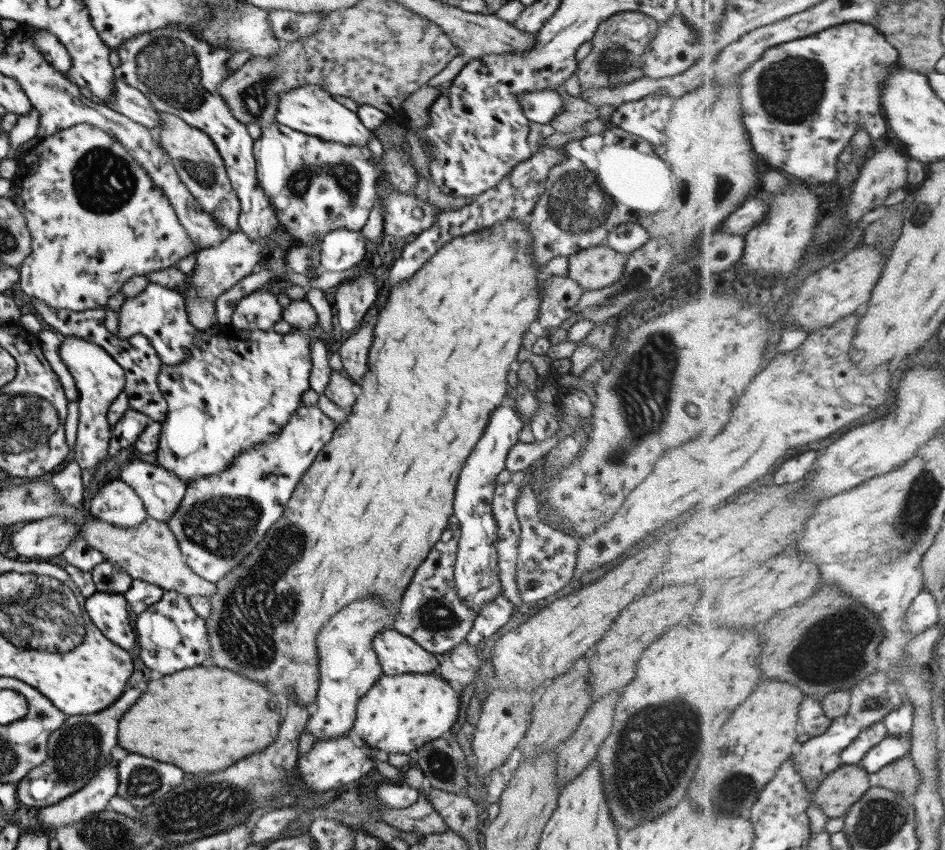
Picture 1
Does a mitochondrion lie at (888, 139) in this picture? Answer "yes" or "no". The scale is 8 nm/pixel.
no

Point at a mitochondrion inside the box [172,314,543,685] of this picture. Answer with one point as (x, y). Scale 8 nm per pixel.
(260, 597)

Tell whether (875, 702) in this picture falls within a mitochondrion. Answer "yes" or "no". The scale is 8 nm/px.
yes

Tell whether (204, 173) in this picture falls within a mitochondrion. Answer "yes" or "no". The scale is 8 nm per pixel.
yes

